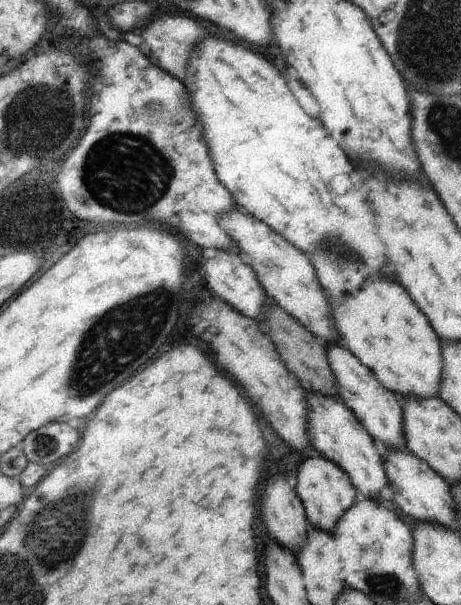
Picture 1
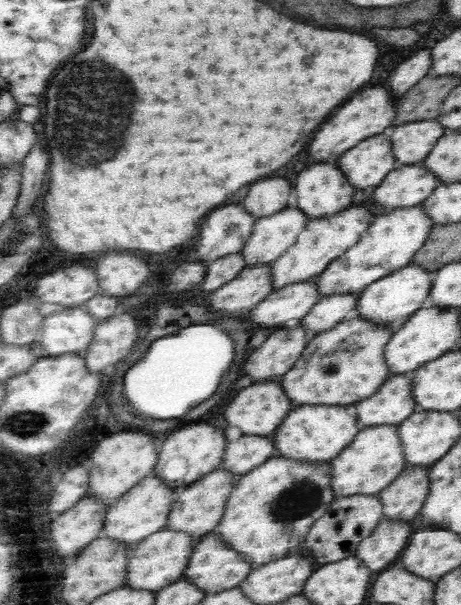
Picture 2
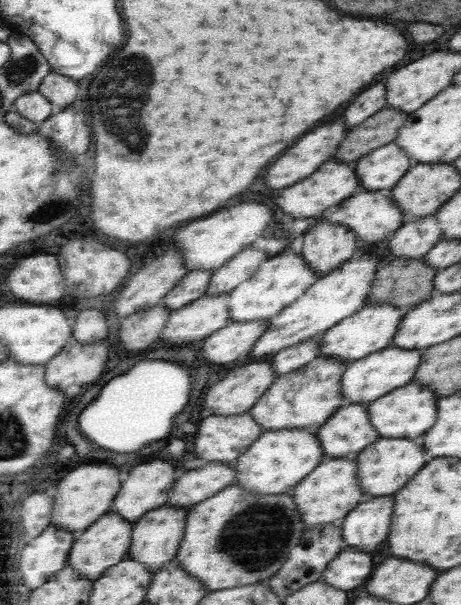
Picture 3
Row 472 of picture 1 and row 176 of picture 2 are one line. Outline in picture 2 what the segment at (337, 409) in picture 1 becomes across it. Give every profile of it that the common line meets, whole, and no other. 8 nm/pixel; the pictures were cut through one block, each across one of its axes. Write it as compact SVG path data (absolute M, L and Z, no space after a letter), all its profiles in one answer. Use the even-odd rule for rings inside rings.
M390 133L373 136L342 155L338 164L357 188L377 188L400 166Z

